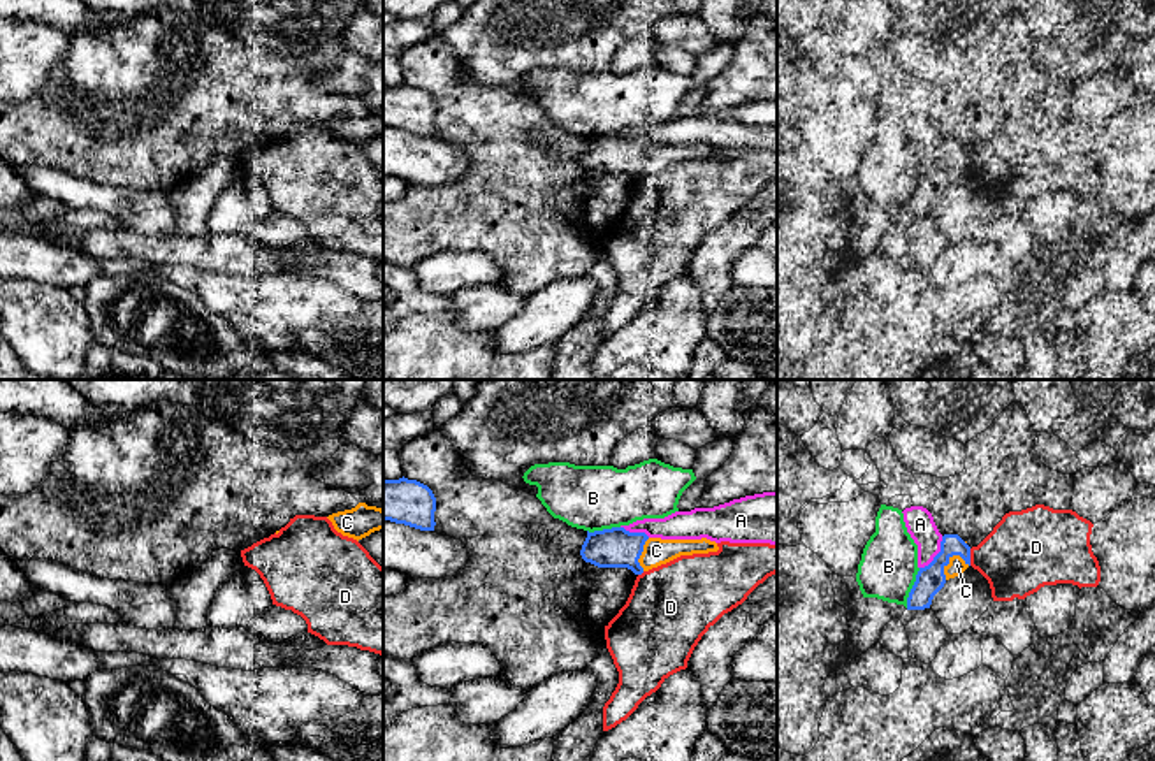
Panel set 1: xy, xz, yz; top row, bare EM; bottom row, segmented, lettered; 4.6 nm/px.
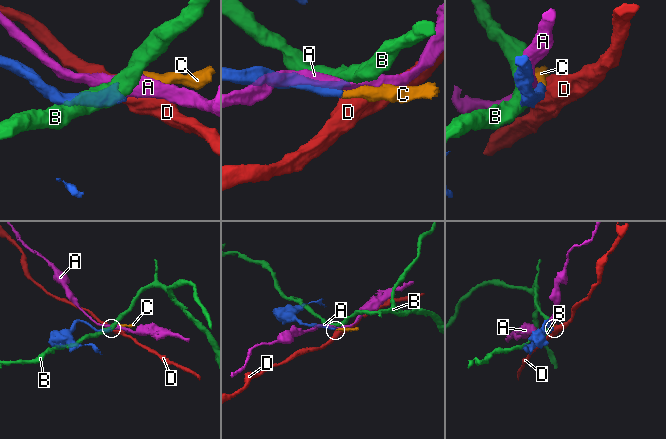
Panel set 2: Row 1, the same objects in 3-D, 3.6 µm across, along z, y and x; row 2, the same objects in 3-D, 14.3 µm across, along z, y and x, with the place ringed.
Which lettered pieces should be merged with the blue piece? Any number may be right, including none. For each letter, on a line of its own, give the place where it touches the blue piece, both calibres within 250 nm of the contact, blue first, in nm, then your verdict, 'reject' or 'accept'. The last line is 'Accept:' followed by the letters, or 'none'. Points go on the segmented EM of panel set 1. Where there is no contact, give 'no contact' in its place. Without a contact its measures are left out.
A: yz (937, 554) | 130/130 nm | reject
B: yz (913, 587) | 130/260 nm | reject
C: yz (948, 563) | 130/80 nm | accept
D: yz (969, 558) | 130/360 nm | reject
Accept: C

